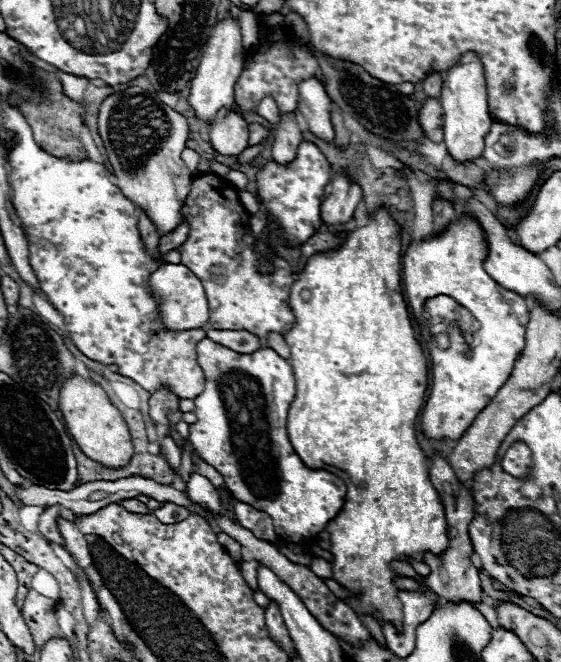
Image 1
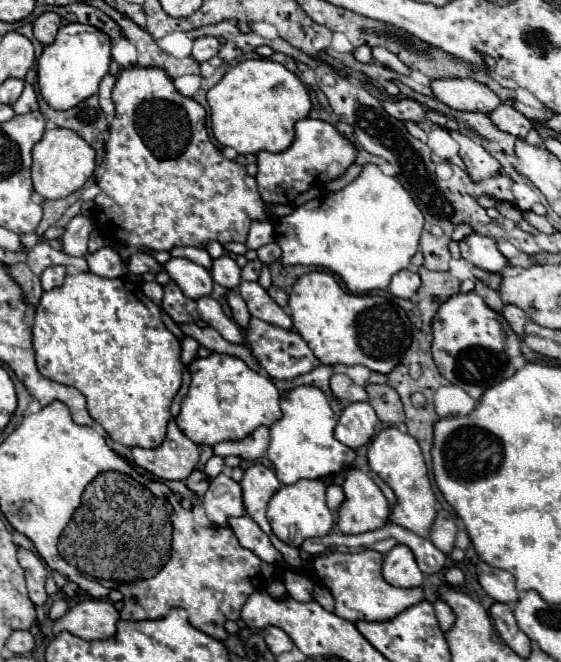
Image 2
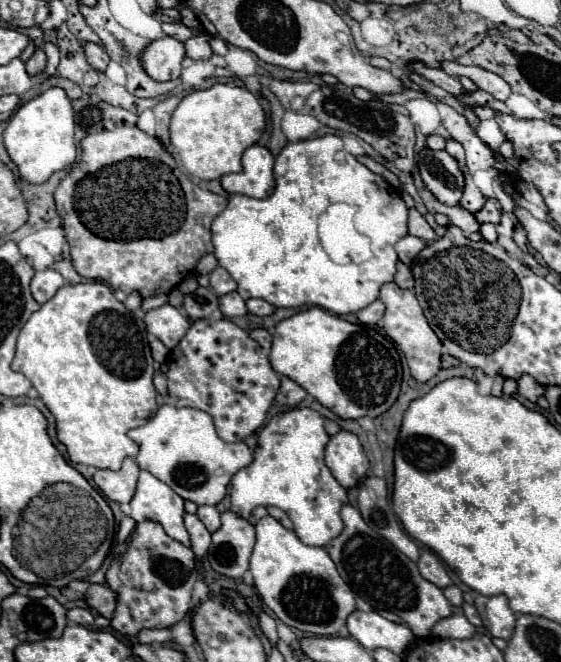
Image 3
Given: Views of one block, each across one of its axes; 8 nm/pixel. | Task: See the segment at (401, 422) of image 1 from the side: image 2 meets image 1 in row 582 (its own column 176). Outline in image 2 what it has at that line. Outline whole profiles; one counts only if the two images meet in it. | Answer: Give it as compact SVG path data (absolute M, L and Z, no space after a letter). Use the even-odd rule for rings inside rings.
M92 272L66 276L64 284L42 294L36 308L32 344L38 372L54 382L72 386L86 396L90 416L122 446L158 448L166 438L170 404L182 384L180 342L164 326L160 308L128 278L102 278Z

